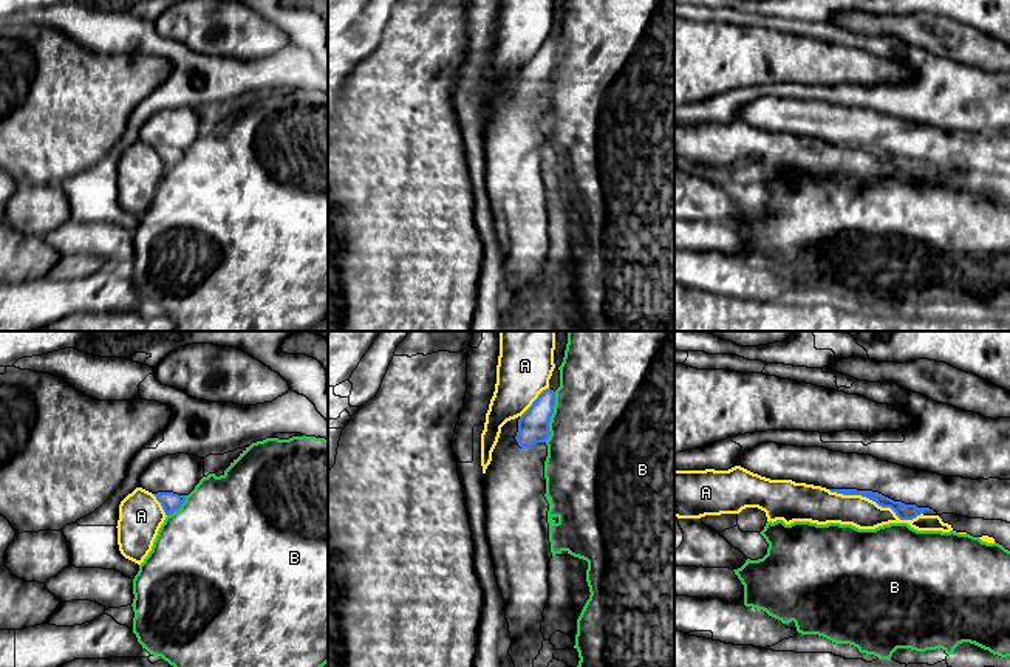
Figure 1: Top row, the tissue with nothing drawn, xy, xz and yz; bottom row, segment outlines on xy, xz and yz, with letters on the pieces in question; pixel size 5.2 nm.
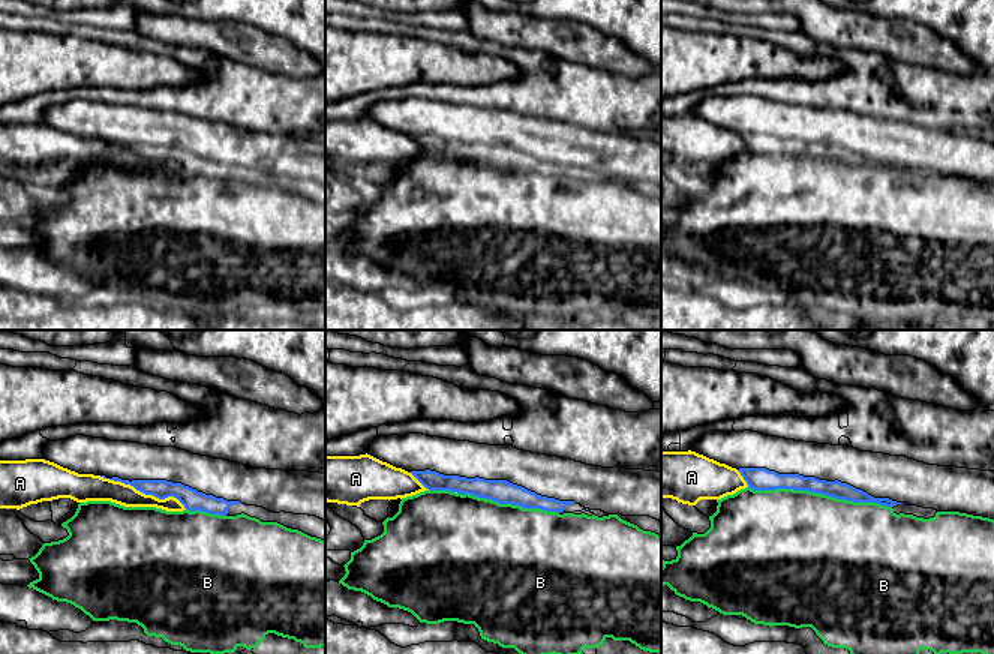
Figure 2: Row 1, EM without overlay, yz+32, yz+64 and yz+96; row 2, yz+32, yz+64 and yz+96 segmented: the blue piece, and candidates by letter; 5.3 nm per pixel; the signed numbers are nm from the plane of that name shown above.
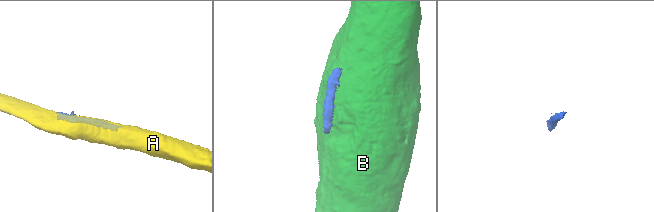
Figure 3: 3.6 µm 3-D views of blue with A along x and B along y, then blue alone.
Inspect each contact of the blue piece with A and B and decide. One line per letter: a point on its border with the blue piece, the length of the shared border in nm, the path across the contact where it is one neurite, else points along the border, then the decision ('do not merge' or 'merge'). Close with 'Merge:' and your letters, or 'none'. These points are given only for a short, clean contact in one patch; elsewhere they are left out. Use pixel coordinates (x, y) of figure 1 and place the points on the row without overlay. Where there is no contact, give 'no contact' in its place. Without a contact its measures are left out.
A: contact yz (876, 155); length 500 nm; do not merge
B: contact xz (551, 68); length 280 nm; do not merge
Merge: none

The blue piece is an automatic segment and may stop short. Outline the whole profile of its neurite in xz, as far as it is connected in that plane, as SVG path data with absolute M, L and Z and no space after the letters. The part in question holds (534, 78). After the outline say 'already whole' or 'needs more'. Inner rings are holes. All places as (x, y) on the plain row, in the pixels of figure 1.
M543 43L518 71L501 80L492 115L484 127L486 186L492 203L495 231L506 257L506 272L512 299L509 308L518 328L534 322L543 302L541 274L549 252L549 195L544 115L549 74L554 67L555 45Z; needs more

